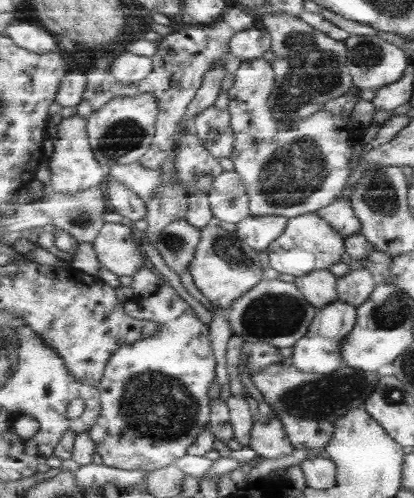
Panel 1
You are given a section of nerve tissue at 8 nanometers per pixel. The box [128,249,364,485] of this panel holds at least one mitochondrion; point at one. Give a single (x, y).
(276, 314)

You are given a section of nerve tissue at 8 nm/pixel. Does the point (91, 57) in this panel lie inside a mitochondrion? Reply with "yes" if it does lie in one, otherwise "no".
no

